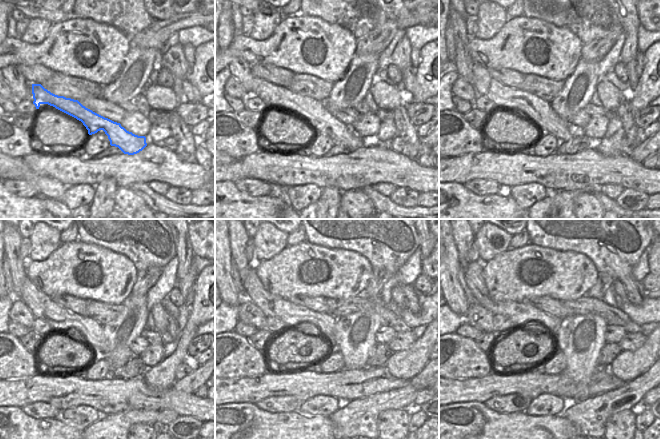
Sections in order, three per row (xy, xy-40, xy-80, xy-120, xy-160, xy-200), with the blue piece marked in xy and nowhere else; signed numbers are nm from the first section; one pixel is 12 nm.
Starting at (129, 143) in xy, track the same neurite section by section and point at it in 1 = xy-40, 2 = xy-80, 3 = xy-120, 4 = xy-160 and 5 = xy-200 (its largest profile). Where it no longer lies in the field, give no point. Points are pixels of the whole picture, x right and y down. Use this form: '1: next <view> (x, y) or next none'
1: next xy-40 (311, 110)
2: next xy-80 (539, 111)
3: next xy-120 (88, 331)
4: next xy-160 (320, 325)
5: next xy-200 (520, 313)

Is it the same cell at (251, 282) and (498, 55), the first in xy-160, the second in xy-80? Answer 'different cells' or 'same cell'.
different cells

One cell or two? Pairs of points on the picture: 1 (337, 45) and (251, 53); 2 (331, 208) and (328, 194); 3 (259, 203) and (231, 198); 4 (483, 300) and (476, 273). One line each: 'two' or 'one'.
1: one
2: one
3: one
4: one

